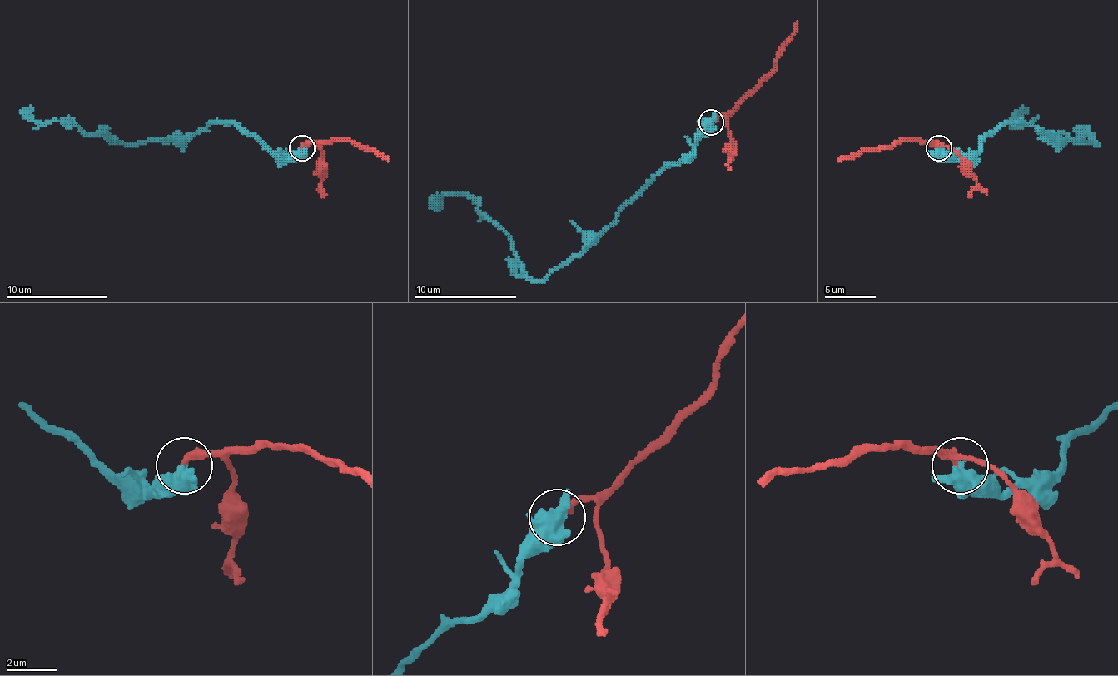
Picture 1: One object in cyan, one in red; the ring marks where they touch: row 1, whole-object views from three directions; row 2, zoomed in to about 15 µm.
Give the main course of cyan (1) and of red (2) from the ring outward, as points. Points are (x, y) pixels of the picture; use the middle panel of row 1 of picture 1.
1: (710, 121), (688, 154), (659, 170), (542, 280), (524, 272), (511, 239), (470, 198), (444, 195), (437, 211)
2: (710, 121), (726, 116), (774, 67), (779, 47), (794, 32), (797, 22)

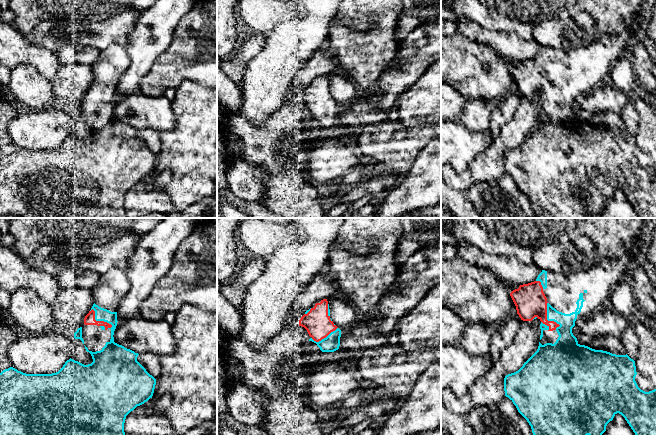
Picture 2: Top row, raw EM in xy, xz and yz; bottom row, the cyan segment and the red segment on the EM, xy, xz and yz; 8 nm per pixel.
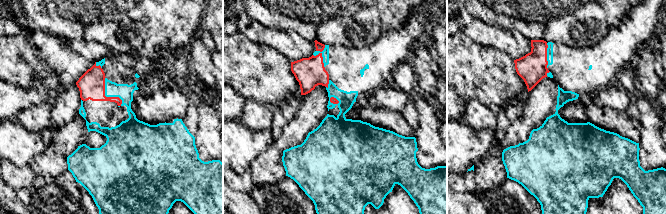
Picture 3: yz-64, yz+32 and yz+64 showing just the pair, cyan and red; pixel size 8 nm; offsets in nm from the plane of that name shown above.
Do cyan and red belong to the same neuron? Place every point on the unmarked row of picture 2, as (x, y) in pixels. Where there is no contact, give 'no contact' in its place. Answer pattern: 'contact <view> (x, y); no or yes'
contact xy (98, 96); no

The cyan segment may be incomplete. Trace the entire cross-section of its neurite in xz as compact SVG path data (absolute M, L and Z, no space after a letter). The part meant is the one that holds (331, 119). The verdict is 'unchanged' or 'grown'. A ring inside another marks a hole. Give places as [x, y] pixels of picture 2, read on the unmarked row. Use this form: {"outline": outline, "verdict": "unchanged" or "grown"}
{"outline": "M337 104L335 107L331 108L326 114L322 115L319 118L314 117L312 114L310 114L309 117L316 119L322 128L334 128L339 125L340 113L341 106Z", "verdict": "unchanged"}

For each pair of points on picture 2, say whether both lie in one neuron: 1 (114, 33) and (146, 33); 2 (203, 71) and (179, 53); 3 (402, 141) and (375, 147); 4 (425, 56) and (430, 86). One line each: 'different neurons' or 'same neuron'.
1: different neurons
2: same neuron
3: same neuron
4: different neurons

